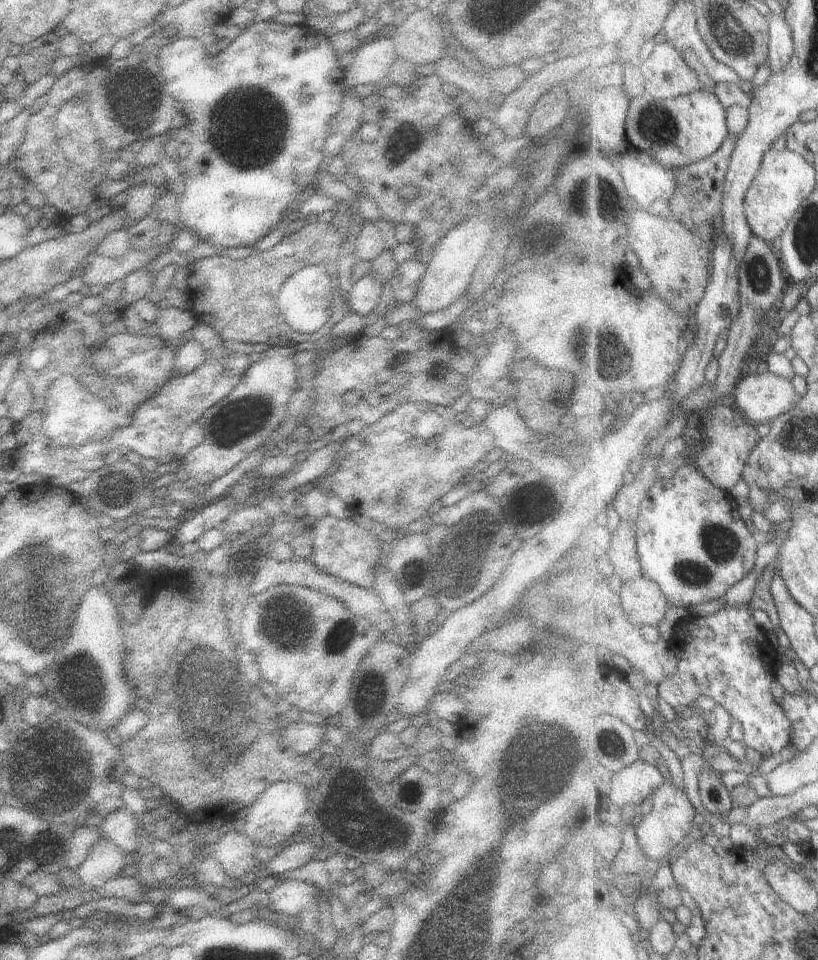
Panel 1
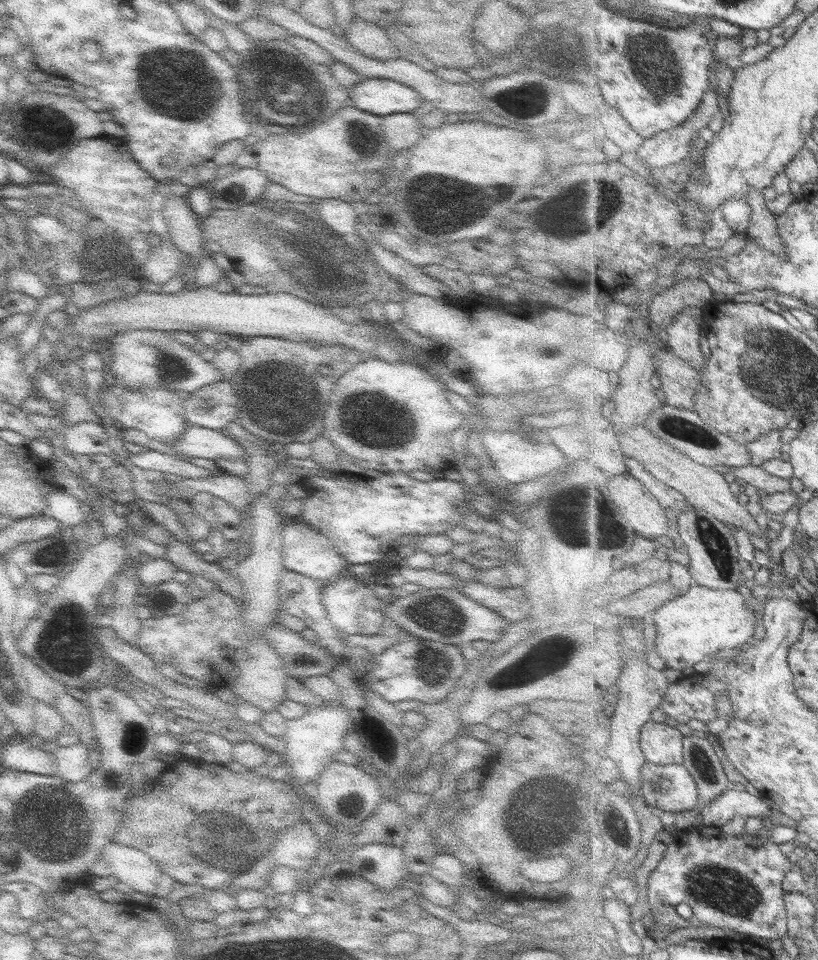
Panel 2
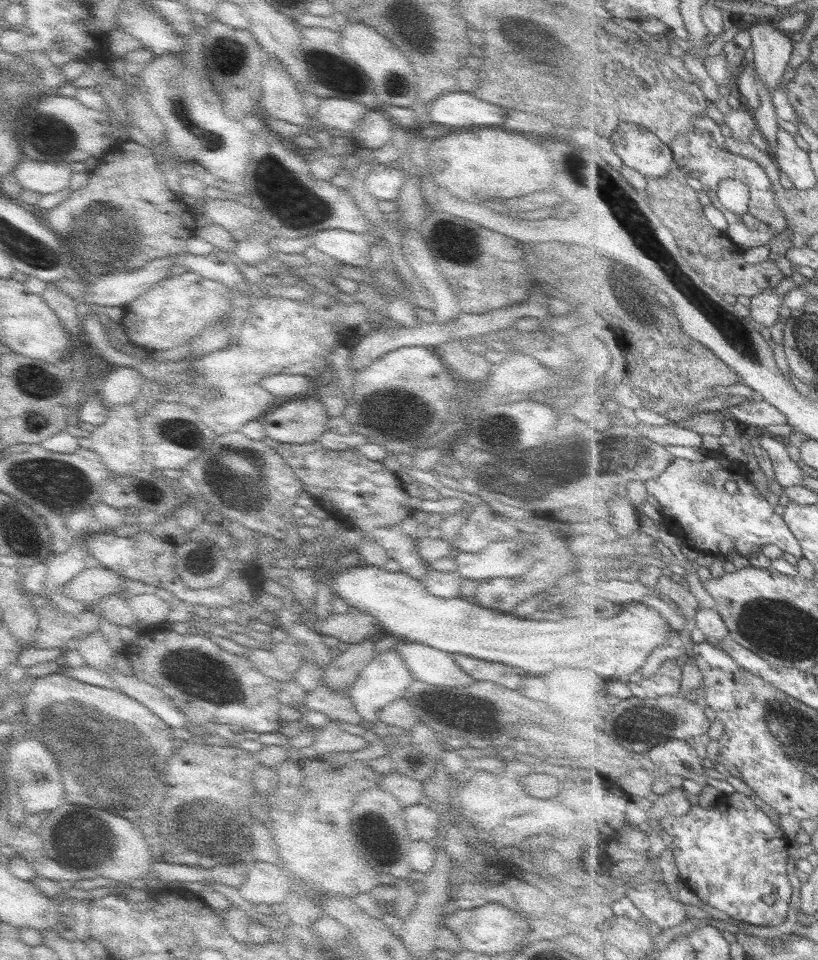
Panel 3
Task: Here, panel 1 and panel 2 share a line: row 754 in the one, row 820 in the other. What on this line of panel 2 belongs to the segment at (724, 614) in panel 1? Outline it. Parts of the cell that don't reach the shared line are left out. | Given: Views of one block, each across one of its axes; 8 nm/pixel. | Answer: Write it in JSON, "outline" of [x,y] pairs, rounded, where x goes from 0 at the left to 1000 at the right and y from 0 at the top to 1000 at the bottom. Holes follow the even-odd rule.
{"outline":[[[946,845],[928,852],[934,861],[924,870],[911,867],[903,872],[892,872],[879,861],[867,863],[861,858],[852,860],[847,867],[825,868],[824,875],[833,880],[833,890],[818,894],[818,897],[812,897],[812,900],[806,900],[792,915],[795,948],[797,954],[803,957],[803,963],[798,963],[797,971],[803,974],[803,977],[815,977],[828,967],[851,965],[874,965],[886,970],[897,969],[911,973],[914,978],[921,976],[950,978],[963,973],[963,945],[957,919],[971,902],[971,894],[965,890],[957,890],[951,879],[945,877],[944,863],[947,859],[941,853],[945,849],[947,849]],[[835,941],[847,948],[847,954],[842,958],[828,952],[828,944]]]}

